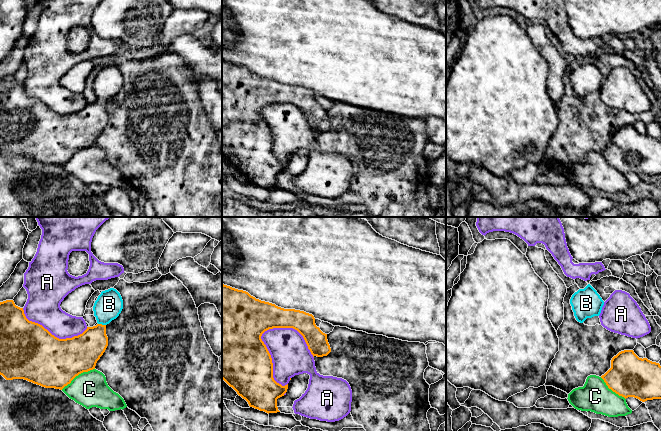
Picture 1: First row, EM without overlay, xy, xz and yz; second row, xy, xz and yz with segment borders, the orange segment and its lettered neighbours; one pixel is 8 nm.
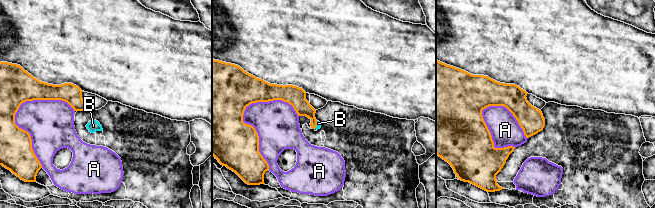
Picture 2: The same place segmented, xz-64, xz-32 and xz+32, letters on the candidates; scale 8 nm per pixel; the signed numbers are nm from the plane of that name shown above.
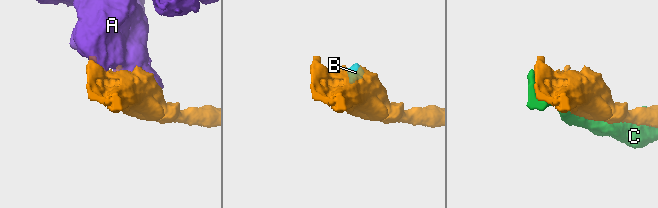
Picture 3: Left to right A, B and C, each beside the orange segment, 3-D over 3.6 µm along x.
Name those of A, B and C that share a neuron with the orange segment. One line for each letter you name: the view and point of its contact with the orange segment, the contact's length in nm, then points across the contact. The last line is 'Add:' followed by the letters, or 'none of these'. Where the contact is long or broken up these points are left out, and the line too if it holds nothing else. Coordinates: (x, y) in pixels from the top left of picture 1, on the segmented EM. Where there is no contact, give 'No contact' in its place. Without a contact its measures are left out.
B: Touches orange at xy (101, 324). Shared border 70 nm. Path across: xy (84, 350), (94, 340), (101, 324), (109, 304)
Add: B

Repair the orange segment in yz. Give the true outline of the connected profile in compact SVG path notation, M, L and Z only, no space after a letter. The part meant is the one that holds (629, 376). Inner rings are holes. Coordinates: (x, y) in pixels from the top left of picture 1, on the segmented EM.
M633 350L619 352L611 360L611 368L601 376L609 389L624 397L634 397L642 402L661 399L661 366L647 358L639 358Z

